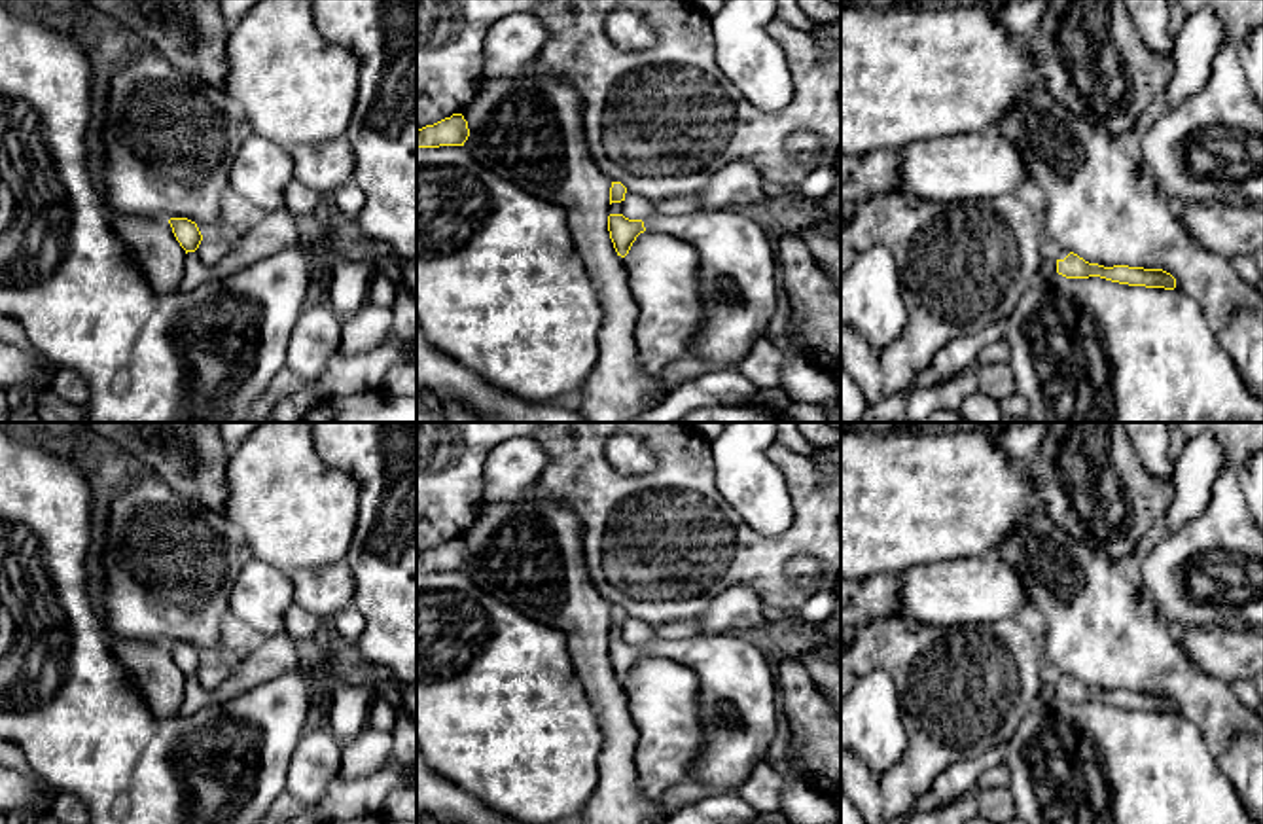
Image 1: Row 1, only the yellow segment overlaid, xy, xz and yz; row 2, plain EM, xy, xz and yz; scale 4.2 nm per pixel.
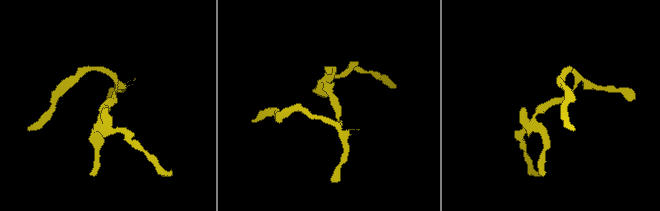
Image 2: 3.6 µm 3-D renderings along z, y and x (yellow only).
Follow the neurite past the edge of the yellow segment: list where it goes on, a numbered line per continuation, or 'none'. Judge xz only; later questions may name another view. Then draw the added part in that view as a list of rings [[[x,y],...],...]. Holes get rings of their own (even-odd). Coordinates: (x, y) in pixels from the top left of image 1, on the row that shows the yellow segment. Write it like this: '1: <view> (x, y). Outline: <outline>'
1: xz (739, 281). Outline: [[[729,208],[653,214],[642,222],[648,231],[678,237],[699,254],[704,318],[689,356],[710,362],[714,371],[737,369],[754,341],[765,337],[776,309],[774,239]]]

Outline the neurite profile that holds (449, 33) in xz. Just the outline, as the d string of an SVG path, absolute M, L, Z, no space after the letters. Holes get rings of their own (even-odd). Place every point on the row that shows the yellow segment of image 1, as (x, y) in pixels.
M417 0L417 129L460 114L485 80L489 28L543 0Z

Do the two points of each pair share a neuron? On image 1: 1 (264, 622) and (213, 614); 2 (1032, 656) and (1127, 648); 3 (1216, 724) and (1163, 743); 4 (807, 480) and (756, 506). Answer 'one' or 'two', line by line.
1: two
2: two
3: two
4: two

